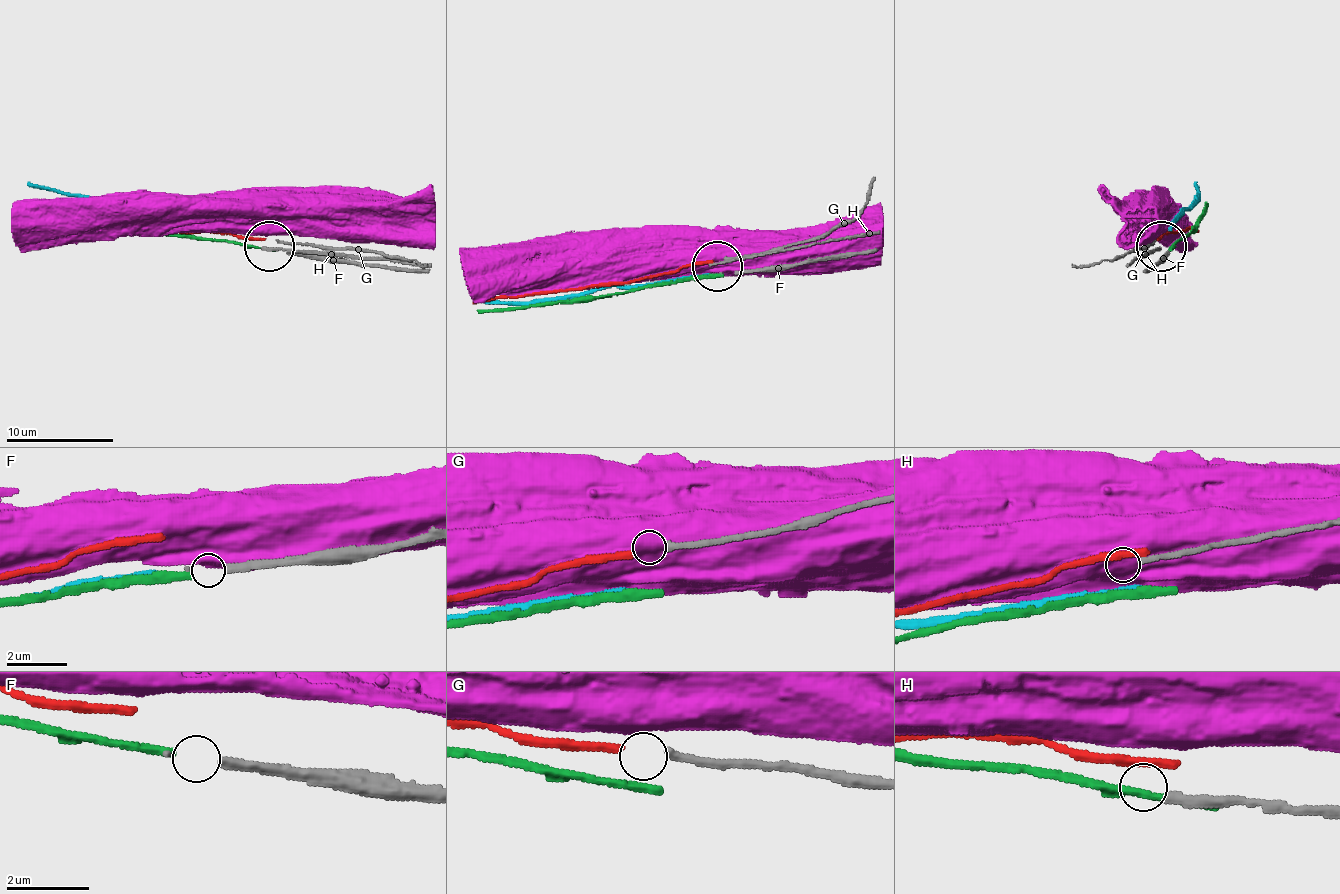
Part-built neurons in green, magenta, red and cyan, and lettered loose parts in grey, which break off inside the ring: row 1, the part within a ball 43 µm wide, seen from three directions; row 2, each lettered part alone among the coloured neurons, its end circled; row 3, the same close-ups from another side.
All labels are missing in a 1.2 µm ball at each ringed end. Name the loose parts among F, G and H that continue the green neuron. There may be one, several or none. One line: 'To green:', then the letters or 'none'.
To green: F

